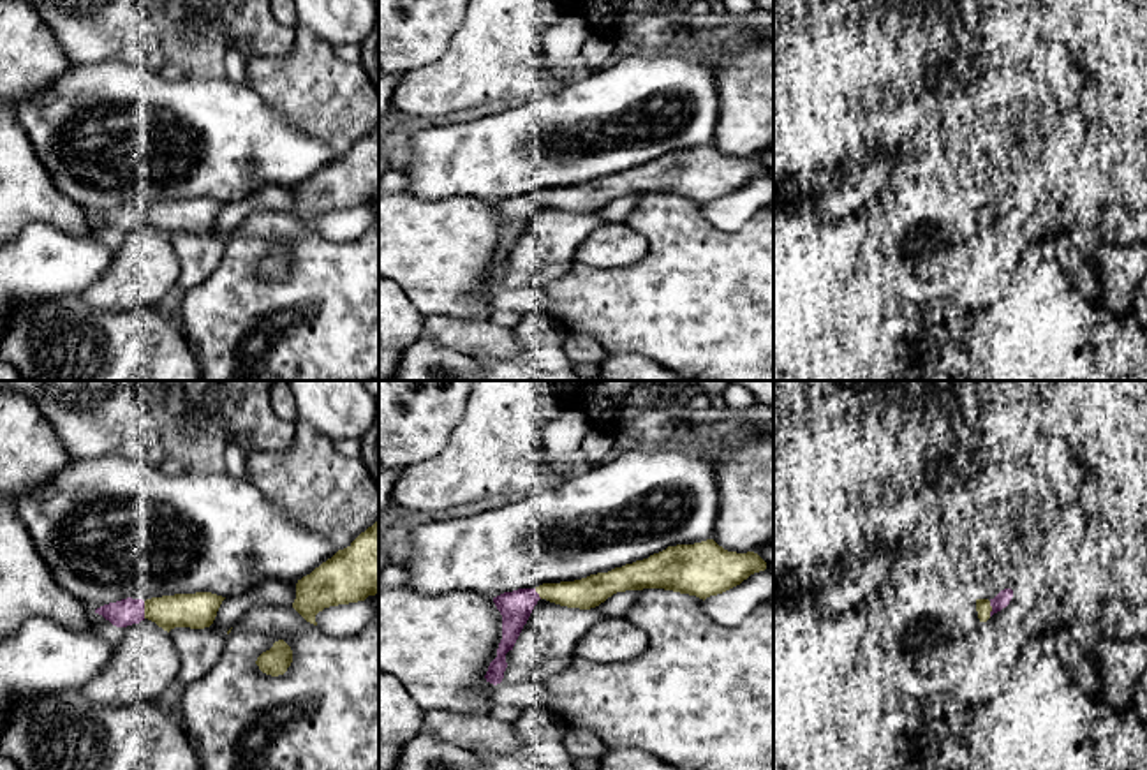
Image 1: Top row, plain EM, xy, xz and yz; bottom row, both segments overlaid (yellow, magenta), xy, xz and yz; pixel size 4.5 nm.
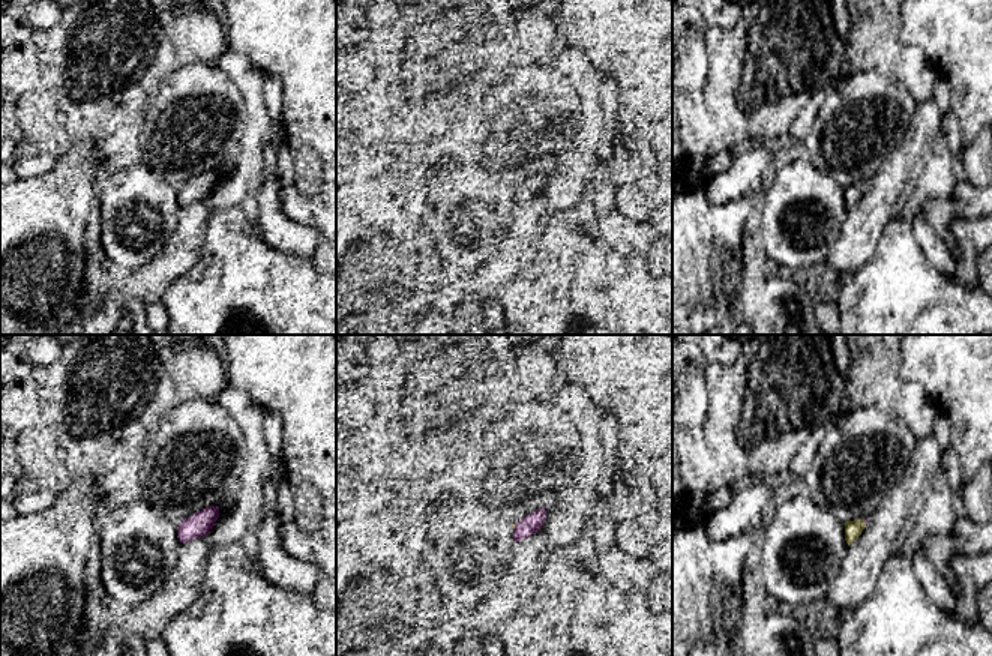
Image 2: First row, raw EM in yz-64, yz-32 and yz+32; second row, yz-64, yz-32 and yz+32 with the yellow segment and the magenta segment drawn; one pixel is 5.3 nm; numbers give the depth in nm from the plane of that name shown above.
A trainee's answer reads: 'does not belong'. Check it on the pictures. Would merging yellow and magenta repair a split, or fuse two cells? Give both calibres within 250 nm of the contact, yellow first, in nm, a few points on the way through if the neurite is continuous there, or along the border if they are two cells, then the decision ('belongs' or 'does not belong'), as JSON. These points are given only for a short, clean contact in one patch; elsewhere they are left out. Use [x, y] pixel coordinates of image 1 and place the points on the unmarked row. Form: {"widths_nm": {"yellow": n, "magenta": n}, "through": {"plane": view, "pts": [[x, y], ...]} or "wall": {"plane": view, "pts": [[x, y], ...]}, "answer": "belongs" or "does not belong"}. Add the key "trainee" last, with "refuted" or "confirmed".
{"widths_nm": {"yellow": 160, "magenta": 120}, "answer": "belongs", "trainee": "refuted"}

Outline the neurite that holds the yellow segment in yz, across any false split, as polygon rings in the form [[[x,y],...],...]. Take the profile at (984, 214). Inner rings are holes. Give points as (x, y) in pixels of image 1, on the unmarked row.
[[[1011,194],[1001,196],[994,204],[976,204],[976,217],[980,227],[987,227],[994,218],[1001,217],[1010,210],[1013,203]]]

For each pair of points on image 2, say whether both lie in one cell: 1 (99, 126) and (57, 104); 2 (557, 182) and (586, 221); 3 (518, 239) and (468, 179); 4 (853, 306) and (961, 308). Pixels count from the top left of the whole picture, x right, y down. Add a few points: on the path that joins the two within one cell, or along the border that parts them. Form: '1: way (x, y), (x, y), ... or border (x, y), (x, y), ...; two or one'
1: way (89, 116), (78, 105), (68, 104); one
2: border (583, 197), (574, 207); two
3: border (515, 206), (509, 228), (489, 258); two
4: way (880, 306), (934, 308); one

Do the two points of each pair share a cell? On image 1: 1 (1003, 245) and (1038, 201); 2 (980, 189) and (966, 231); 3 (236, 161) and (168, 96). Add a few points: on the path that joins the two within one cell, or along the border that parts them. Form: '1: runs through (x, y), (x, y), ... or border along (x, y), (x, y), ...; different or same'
1: runs through (1008, 235), (1031, 212); same
2: border along (966, 192), (976, 203); different
3: runs through (219, 143), (185, 113); same

